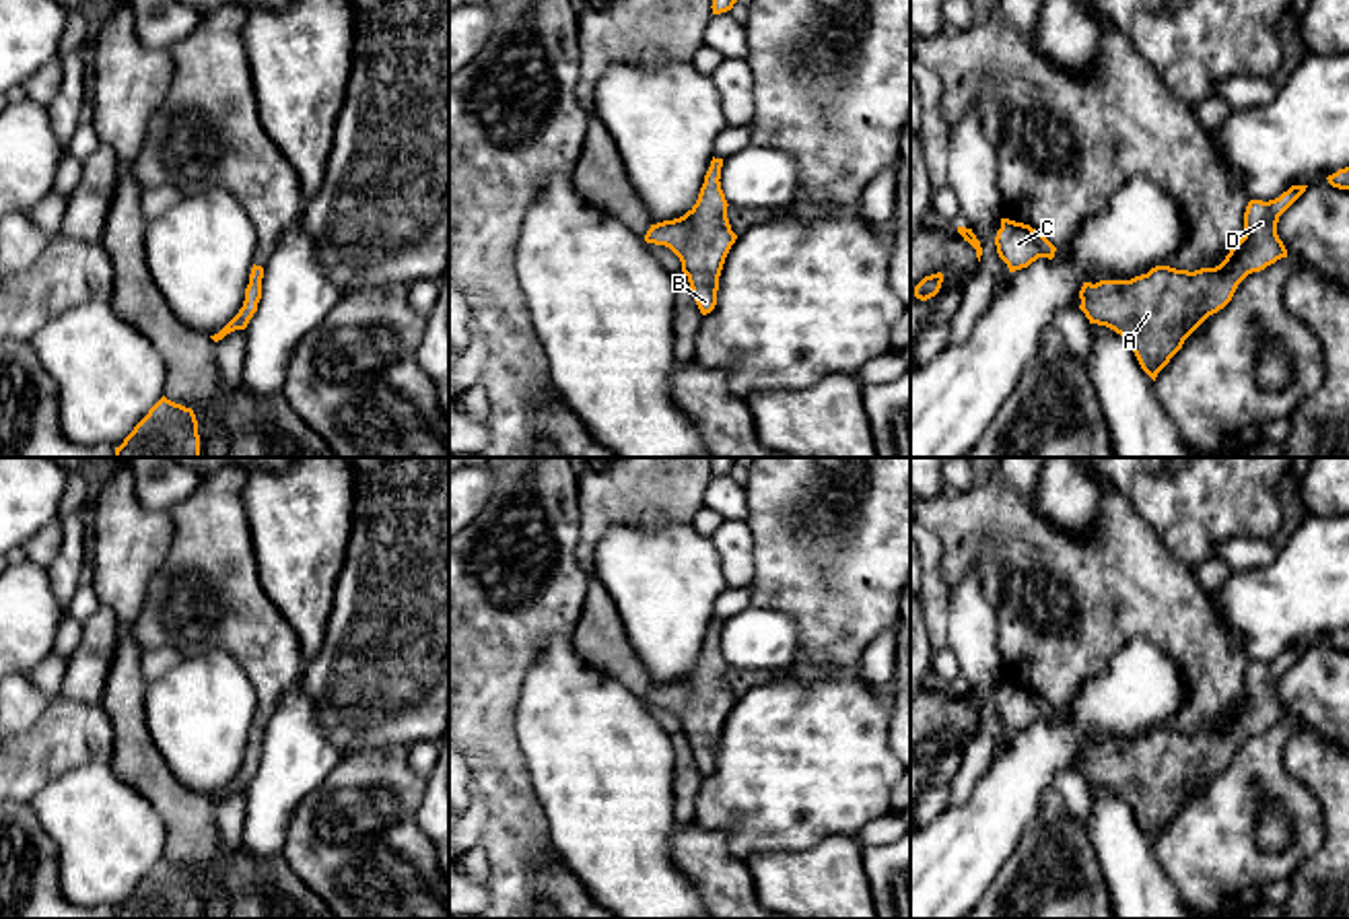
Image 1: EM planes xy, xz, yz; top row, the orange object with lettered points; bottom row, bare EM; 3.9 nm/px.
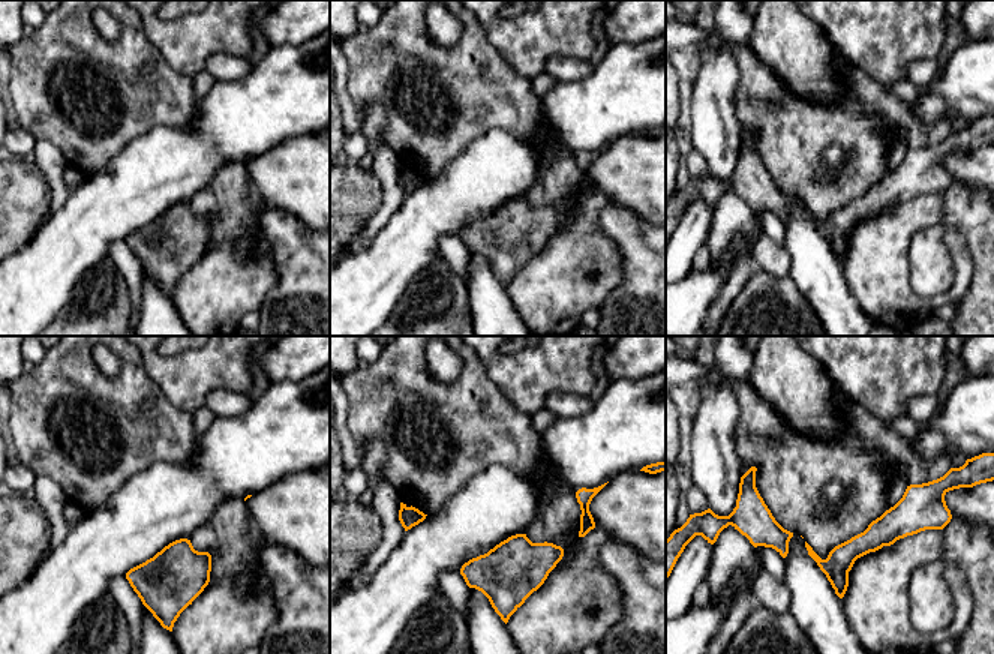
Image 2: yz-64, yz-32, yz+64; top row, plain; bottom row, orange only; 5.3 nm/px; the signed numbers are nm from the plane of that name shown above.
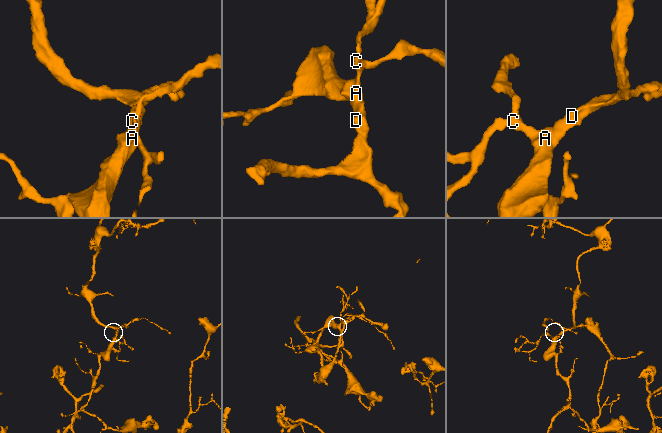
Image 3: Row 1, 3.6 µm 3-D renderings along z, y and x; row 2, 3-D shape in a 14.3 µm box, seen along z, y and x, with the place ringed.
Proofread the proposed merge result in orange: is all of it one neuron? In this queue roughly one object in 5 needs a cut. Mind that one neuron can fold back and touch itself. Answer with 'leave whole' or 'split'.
leave whole

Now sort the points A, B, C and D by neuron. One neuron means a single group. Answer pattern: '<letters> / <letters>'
A B C D

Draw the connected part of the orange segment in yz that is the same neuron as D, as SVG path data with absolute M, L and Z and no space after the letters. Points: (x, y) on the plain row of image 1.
M1291 647L1269 663L1250 661L1244 674L1244 699L1219 727L1195 734L1155 727L1131 742L1083 744L1079 771L1089 785L1120 795L1141 830L1155 843L1184 802L1232 762L1248 736L1287 719L1277 684L1306 649Z

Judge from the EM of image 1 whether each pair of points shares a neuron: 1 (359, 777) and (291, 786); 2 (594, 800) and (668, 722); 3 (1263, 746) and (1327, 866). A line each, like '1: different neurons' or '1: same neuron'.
1: different neurons
2: different neurons
3: different neurons

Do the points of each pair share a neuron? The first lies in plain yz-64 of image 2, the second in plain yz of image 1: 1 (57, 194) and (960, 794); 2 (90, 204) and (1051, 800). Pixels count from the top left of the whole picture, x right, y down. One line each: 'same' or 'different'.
1: same
2: different

